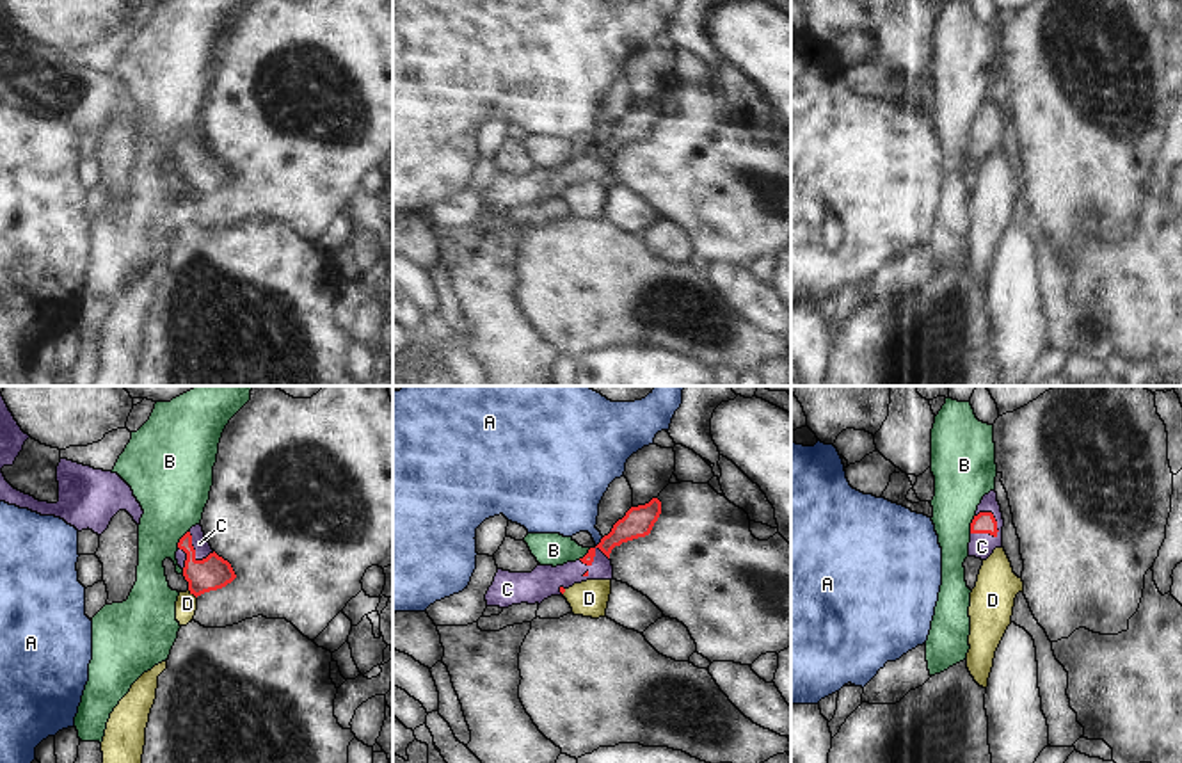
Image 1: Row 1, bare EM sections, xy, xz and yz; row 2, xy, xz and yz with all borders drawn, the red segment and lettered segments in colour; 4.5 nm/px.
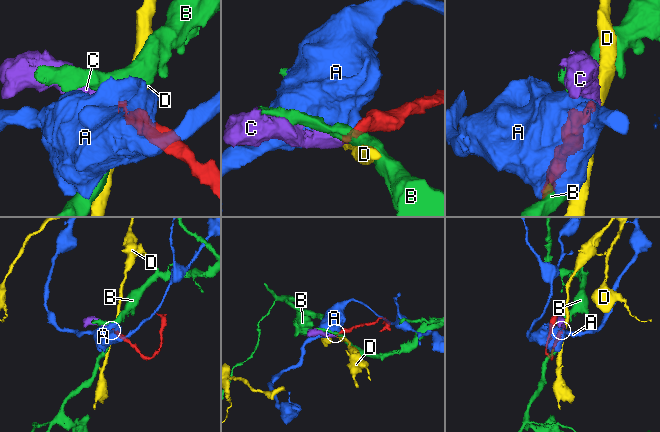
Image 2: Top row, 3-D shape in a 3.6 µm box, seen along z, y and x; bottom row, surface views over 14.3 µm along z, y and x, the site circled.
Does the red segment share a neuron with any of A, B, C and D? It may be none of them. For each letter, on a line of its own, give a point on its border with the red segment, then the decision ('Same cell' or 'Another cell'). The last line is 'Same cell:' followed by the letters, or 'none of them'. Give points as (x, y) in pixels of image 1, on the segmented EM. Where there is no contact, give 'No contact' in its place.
A: Touches red at xz (599, 543). Another cell
B: Touches red at xy (180, 539). Another cell
C: Touches red at yz (994, 536). Same cell
D: Touches red at xy (192, 593). Another cell
Same cell: C

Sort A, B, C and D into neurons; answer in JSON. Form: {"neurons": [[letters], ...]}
{"neurons": [["A"], ["B"], ["C"], ["D"]]}

